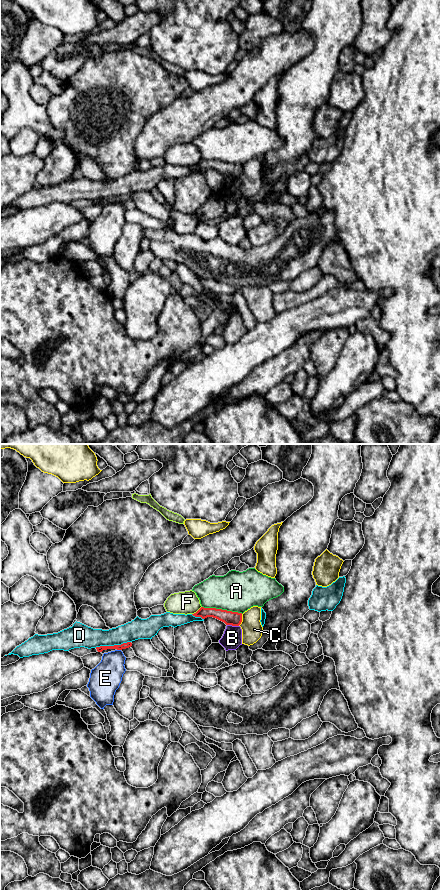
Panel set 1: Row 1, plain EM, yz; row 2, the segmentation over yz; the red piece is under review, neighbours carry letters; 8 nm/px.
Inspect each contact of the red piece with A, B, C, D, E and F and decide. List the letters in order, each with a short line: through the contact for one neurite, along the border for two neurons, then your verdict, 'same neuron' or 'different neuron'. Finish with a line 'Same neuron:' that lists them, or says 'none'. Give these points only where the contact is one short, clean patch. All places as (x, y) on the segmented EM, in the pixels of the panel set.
A: different neuron
B: line yz (227, 624), (238, 626); different neuron
C: different neuron
D: different neuron
E: different neuron
F: line yz (201, 606), (192, 614); different neuron
Same neuron: none

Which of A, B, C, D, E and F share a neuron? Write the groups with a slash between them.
A / B / C / D / E / F

